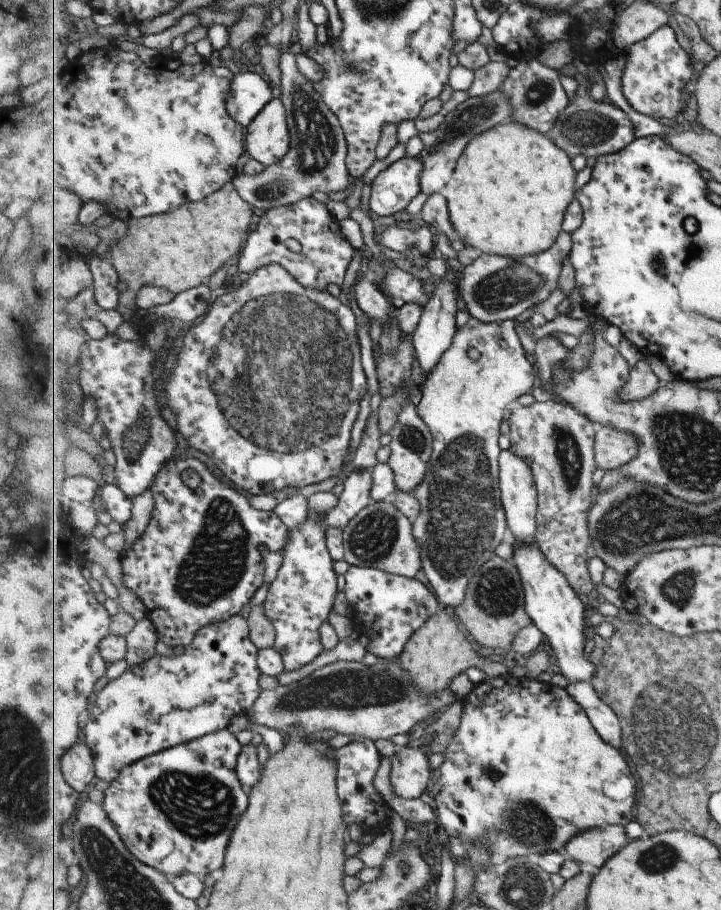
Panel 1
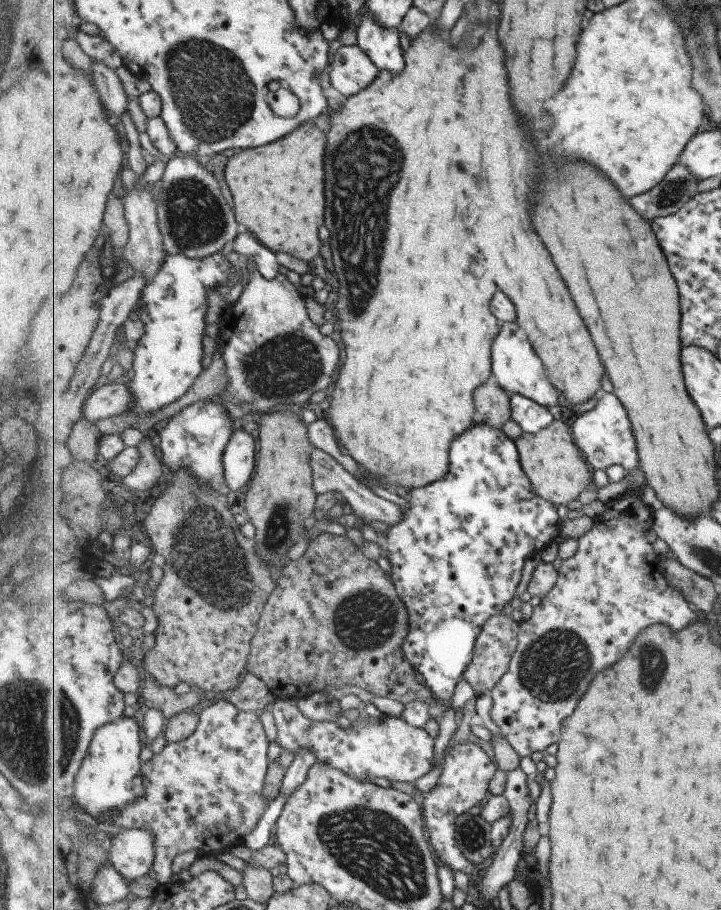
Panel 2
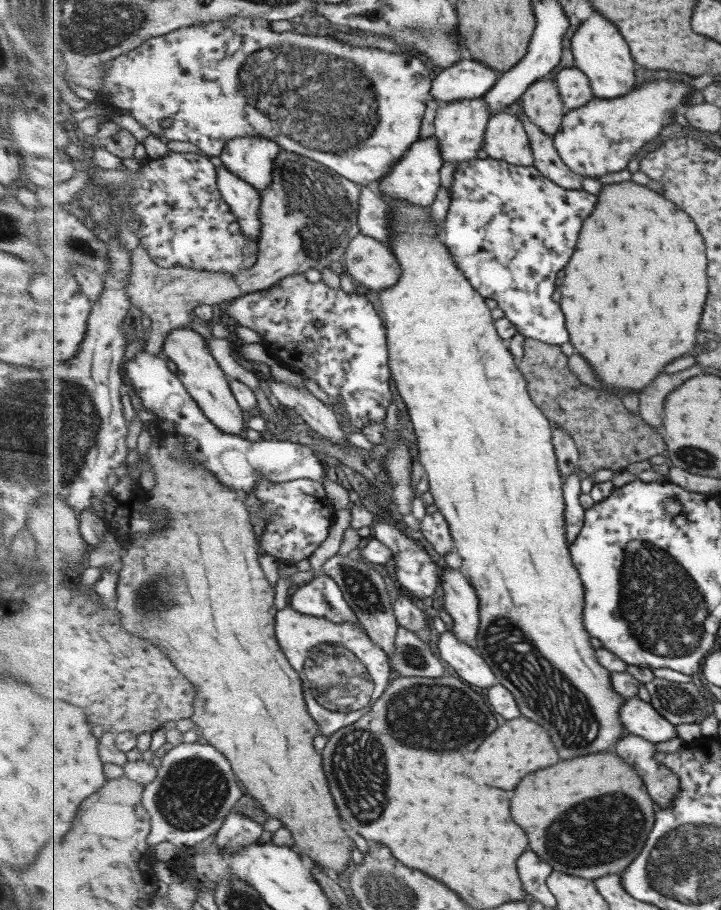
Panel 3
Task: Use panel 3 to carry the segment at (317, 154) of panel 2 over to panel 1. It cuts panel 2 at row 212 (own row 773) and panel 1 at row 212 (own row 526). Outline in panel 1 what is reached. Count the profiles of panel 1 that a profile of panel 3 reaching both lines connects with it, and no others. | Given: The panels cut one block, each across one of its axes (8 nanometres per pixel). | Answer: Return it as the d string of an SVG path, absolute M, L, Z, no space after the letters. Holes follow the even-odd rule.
M232 182L220 192L199 202L183 204L169 213L133 218L128 223L127 235L111 247L111 262L126 283L121 292L118 311L124 321L130 321L138 309L137 294L143 286L171 290L176 296L205 285L225 262L231 260L249 239L253 208L239 196Z

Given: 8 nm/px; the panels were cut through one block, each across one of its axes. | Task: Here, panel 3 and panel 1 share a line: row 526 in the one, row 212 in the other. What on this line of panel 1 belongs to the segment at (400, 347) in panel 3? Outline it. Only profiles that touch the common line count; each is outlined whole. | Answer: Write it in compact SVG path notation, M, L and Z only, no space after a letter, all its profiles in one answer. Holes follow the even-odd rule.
M512 120L507 124L501 124L500 126L488 129L480 136L477 136L469 146L465 148L463 155L457 162L452 180L440 192L446 197L451 216L451 224L453 224L453 228L455 228L457 238L461 239L466 246L473 247L482 253L513 259L537 256L537 254L547 252L547 250L551 249L551 246L555 245L555 242L558 241L563 232L567 208L569 208L571 202L576 198L577 191L577 170L575 170L573 166L571 156L567 154L565 150L561 150L561 148L551 140L549 135L541 134L541 132L537 132L537 130L533 130L533 128L527 128L527 126L521 124L521 122Z

